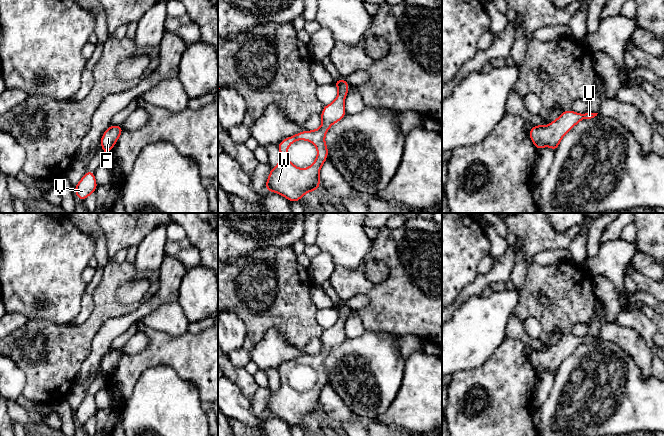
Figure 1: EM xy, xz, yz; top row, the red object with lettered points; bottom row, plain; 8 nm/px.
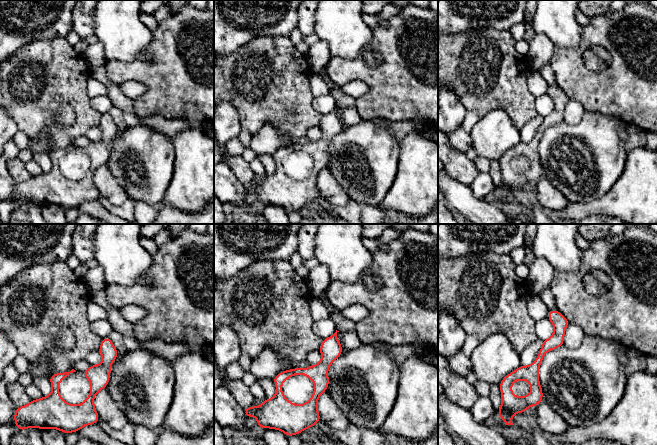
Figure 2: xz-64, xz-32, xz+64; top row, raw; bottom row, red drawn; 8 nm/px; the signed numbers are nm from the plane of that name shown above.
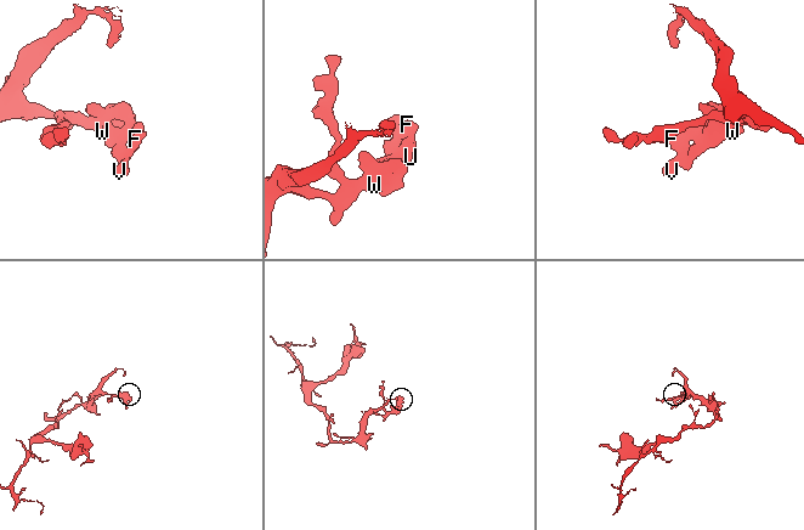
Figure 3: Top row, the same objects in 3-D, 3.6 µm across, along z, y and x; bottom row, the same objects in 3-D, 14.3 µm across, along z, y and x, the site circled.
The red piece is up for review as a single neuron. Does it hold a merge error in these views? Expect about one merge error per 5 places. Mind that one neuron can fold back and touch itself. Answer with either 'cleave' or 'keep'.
keep

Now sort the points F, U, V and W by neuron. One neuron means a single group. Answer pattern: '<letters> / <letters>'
F U V W

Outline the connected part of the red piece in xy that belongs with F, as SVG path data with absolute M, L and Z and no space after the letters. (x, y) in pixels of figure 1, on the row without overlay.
M110 349L110 351L104 356L100 364L100 369L103 371L103 377L106 380L108 380L111 375L111 372L116 368L123 354L123 350Z

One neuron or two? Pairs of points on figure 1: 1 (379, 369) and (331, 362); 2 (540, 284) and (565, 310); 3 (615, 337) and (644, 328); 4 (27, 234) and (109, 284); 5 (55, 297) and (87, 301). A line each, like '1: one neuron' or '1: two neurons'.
1: one neuron
2: one neuron
3: two neurons
4: two neurons
5: two neurons

